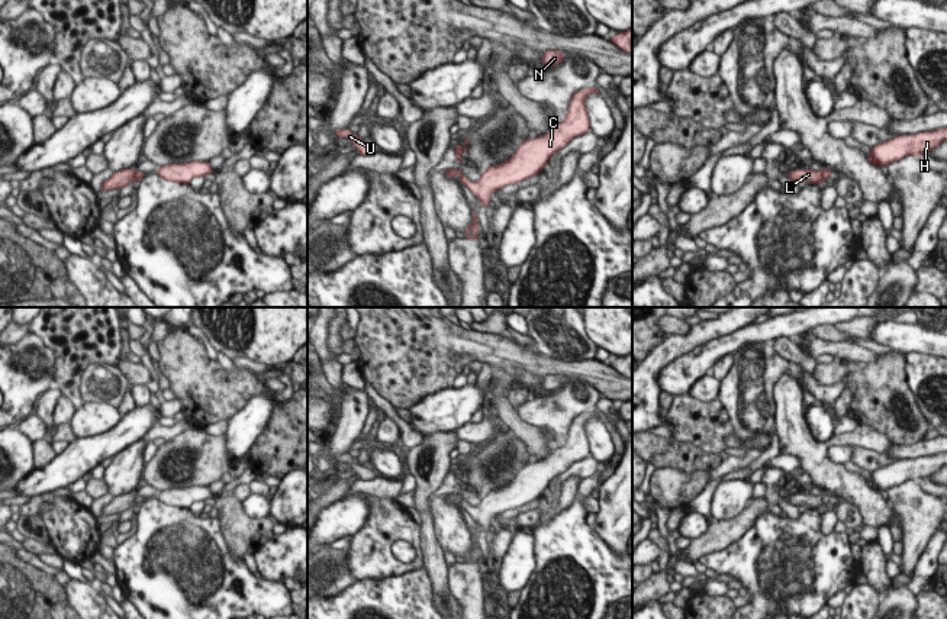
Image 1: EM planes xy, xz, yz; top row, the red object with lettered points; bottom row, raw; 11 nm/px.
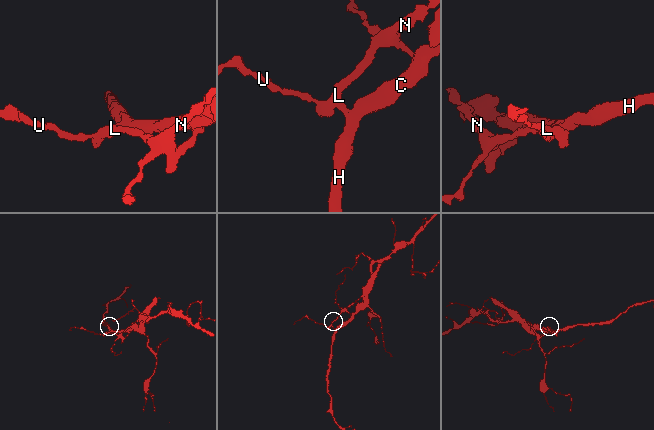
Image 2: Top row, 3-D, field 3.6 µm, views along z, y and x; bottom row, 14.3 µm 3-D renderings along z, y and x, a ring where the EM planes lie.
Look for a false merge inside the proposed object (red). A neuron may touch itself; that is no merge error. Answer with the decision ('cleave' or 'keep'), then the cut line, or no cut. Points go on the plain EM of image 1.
cleave | xy (134, 495), (137, 505)

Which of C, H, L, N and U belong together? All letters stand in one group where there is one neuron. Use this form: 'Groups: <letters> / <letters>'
Groups: C H / L N U.

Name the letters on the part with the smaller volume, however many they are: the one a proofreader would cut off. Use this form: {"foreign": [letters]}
{"foreign": ["L", "N", "U"]}

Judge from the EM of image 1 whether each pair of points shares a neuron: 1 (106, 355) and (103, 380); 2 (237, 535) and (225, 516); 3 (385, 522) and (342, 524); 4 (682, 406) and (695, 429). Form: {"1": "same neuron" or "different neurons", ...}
{"1": "different neurons", "2": "same neuron", "3": "different neurons", "4": "same neuron"}

